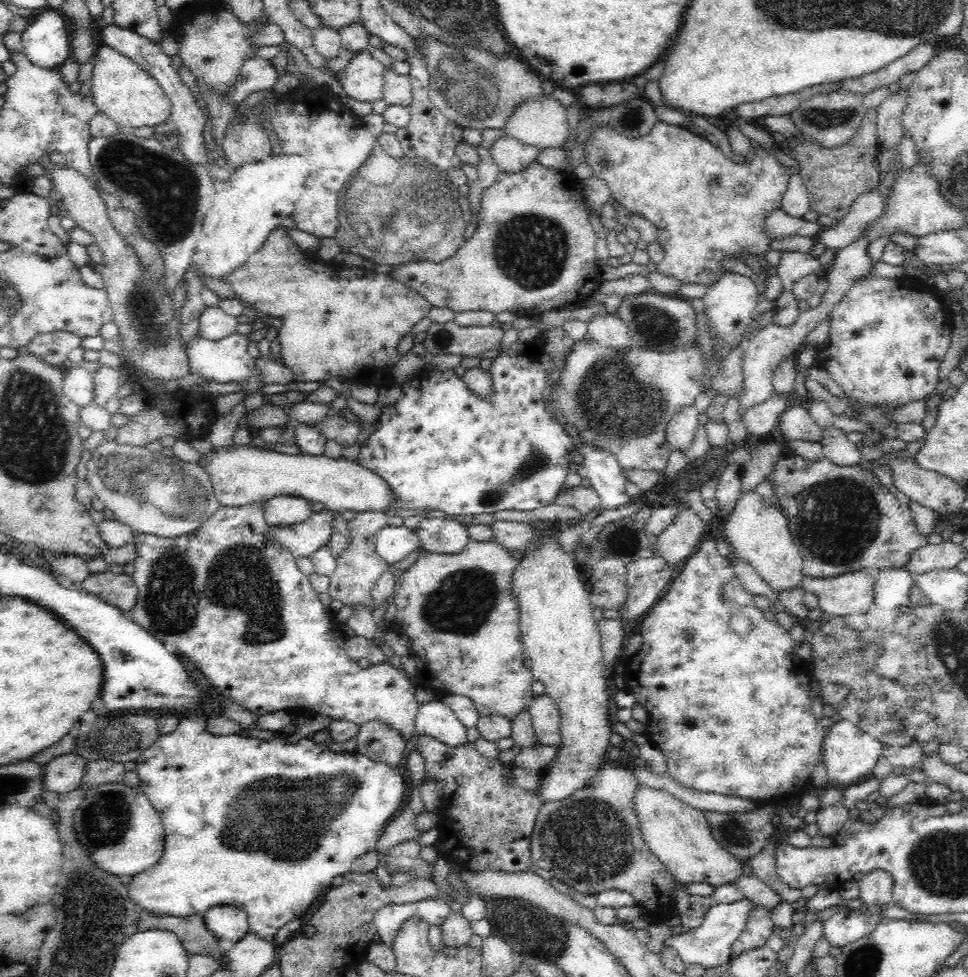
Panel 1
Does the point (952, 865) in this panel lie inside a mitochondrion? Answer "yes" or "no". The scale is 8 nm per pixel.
yes

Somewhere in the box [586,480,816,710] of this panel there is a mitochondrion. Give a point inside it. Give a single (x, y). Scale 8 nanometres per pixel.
(622, 539)

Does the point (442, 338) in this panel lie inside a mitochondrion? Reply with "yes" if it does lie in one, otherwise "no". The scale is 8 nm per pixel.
yes

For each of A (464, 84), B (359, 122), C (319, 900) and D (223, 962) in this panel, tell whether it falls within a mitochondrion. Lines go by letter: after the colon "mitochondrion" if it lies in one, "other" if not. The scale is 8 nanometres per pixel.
A: mitochondrion
B: other
C: other
D: other

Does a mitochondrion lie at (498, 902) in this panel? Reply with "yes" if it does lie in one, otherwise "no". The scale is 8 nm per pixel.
no

